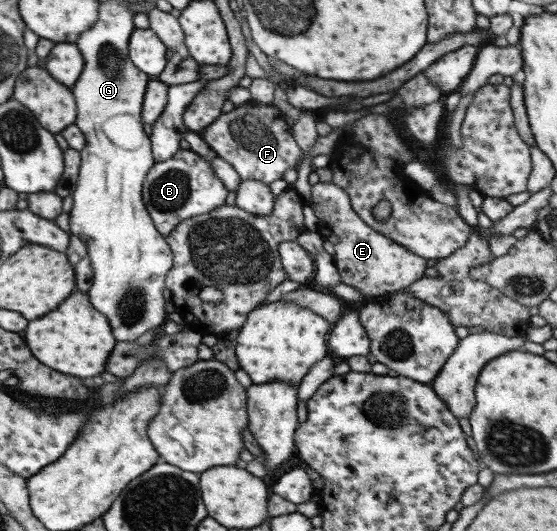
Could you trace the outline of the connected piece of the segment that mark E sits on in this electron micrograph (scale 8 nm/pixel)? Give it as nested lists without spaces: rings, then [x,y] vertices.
[[[319,182],[312,186],[308,205],[318,217],[316,232],[334,247],[333,260],[339,269],[341,281],[355,287],[361,295],[371,299],[394,294],[424,277],[426,260],[372,229],[354,211],[351,197],[338,185]]]

